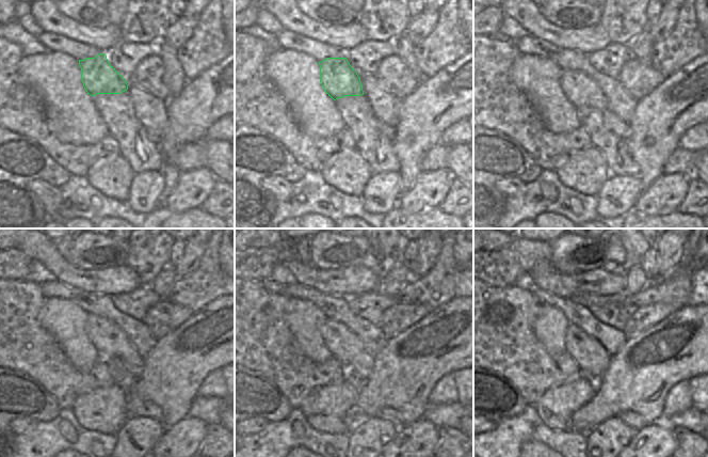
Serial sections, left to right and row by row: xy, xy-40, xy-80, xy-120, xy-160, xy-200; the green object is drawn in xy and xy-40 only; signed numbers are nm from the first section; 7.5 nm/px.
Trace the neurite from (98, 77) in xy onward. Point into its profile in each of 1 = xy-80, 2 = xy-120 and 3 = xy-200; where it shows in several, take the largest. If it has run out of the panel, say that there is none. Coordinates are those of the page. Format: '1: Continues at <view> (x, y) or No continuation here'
1: Continues at xy-80 (579, 89)
2: Continues at xy-120 (97, 328)
3: Continues at xy-200 (584, 356)

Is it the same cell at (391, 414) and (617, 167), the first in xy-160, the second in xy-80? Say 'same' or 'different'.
same

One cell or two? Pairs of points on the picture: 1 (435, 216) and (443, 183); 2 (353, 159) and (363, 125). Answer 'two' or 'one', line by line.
1: two
2: two

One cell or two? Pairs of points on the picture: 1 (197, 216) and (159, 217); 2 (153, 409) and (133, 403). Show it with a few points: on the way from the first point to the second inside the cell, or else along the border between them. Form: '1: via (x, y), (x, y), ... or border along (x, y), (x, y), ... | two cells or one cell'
1: via (188, 217), (169, 217) | one cell
2: via (148, 409), (145, 410), (138, 407) | one cell

